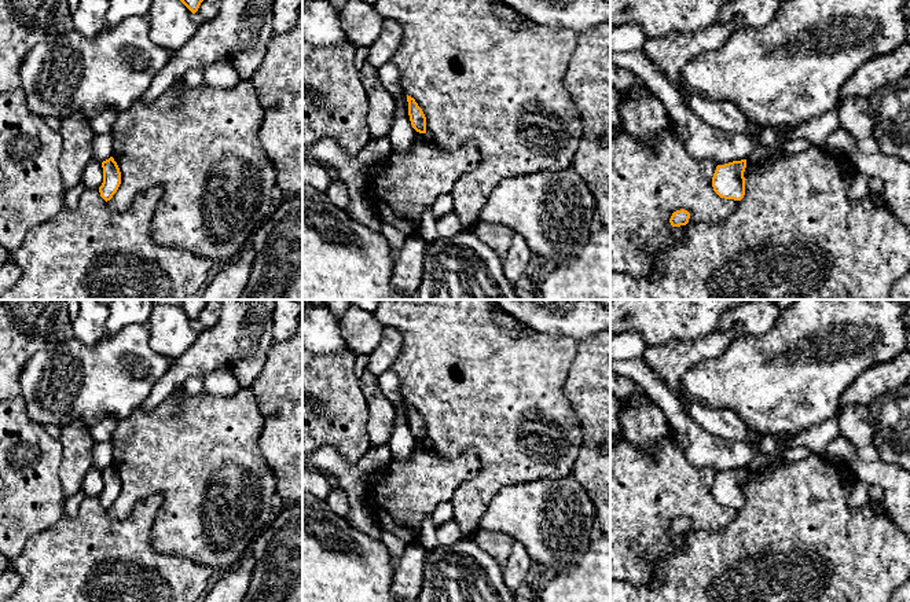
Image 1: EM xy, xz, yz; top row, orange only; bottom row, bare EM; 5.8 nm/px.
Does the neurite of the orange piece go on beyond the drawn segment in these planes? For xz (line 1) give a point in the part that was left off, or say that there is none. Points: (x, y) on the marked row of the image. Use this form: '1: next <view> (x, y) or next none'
1: next none

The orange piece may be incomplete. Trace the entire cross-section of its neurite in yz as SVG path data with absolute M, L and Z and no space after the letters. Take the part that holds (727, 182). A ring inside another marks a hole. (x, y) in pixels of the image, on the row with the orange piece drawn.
M746 159L718 165L712 177L713 191L724 199L741 201L745 195Z

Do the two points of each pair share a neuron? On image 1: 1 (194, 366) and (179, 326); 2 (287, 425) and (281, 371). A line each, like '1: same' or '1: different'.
1: different
2: same

